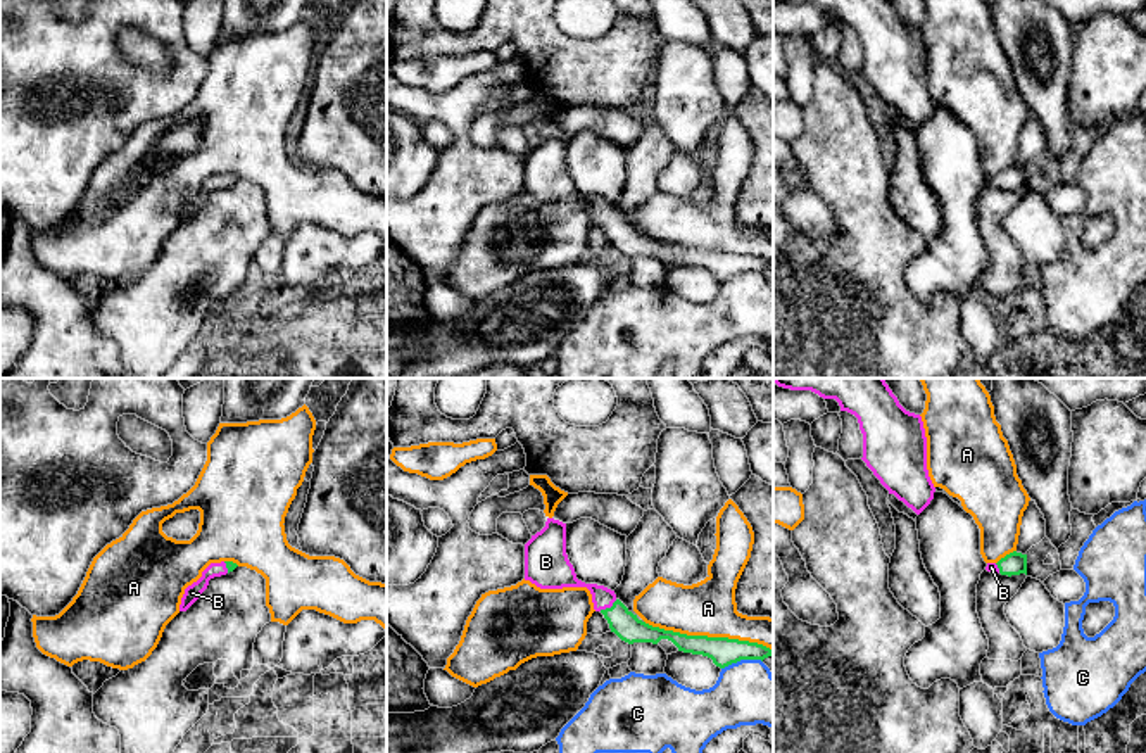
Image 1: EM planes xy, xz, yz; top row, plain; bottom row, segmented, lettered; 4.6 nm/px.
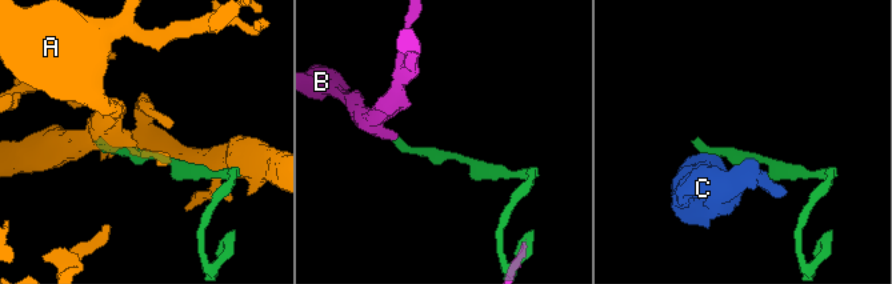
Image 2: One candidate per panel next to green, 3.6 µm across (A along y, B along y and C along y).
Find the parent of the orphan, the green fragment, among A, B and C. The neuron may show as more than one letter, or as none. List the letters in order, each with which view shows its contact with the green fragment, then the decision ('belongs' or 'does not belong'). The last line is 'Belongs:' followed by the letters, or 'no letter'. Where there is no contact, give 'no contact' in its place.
A: xz | does not belong
B: xz | belongs
C: xz | does not belong
Belongs: B

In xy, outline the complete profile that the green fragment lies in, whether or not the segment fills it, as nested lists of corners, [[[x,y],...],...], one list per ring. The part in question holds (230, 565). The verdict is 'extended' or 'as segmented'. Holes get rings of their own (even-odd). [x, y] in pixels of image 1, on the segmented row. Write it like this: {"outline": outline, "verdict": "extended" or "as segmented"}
{"outline": [[[233,561],[211,563],[202,572],[202,577],[185,589],[185,594],[183,594],[181,604],[179,604],[179,611],[186,611],[202,596],[202,592],[207,589],[211,579],[226,575],[226,573],[233,572],[236,566],[238,565]]], "verdict": "extended"}

